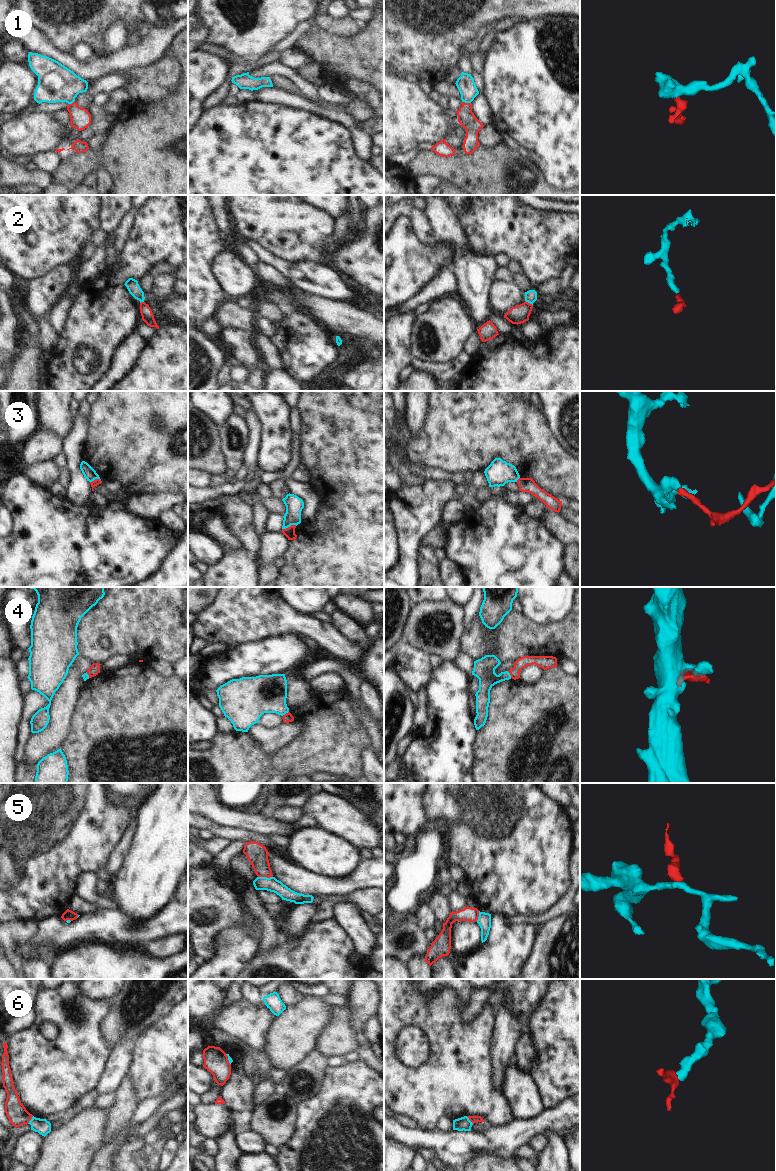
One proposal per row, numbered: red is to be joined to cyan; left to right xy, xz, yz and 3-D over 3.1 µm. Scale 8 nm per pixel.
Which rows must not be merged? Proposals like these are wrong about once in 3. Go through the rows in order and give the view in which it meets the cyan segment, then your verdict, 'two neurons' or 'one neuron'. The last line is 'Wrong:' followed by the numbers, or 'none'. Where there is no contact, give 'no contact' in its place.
1: yz | one neuron
2: yz | one neuron
3: xz | one neuron
4: yz | one neuron
5: xz | two neurons
6: xy | two neurons
Wrong: 5, 6

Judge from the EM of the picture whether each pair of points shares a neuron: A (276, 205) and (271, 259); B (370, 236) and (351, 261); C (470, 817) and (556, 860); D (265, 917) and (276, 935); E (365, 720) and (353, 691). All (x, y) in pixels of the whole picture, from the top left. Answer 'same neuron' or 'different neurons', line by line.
A: different neurons
B: same neuron
C: same neuron
D: same neuron
E: same neuron

